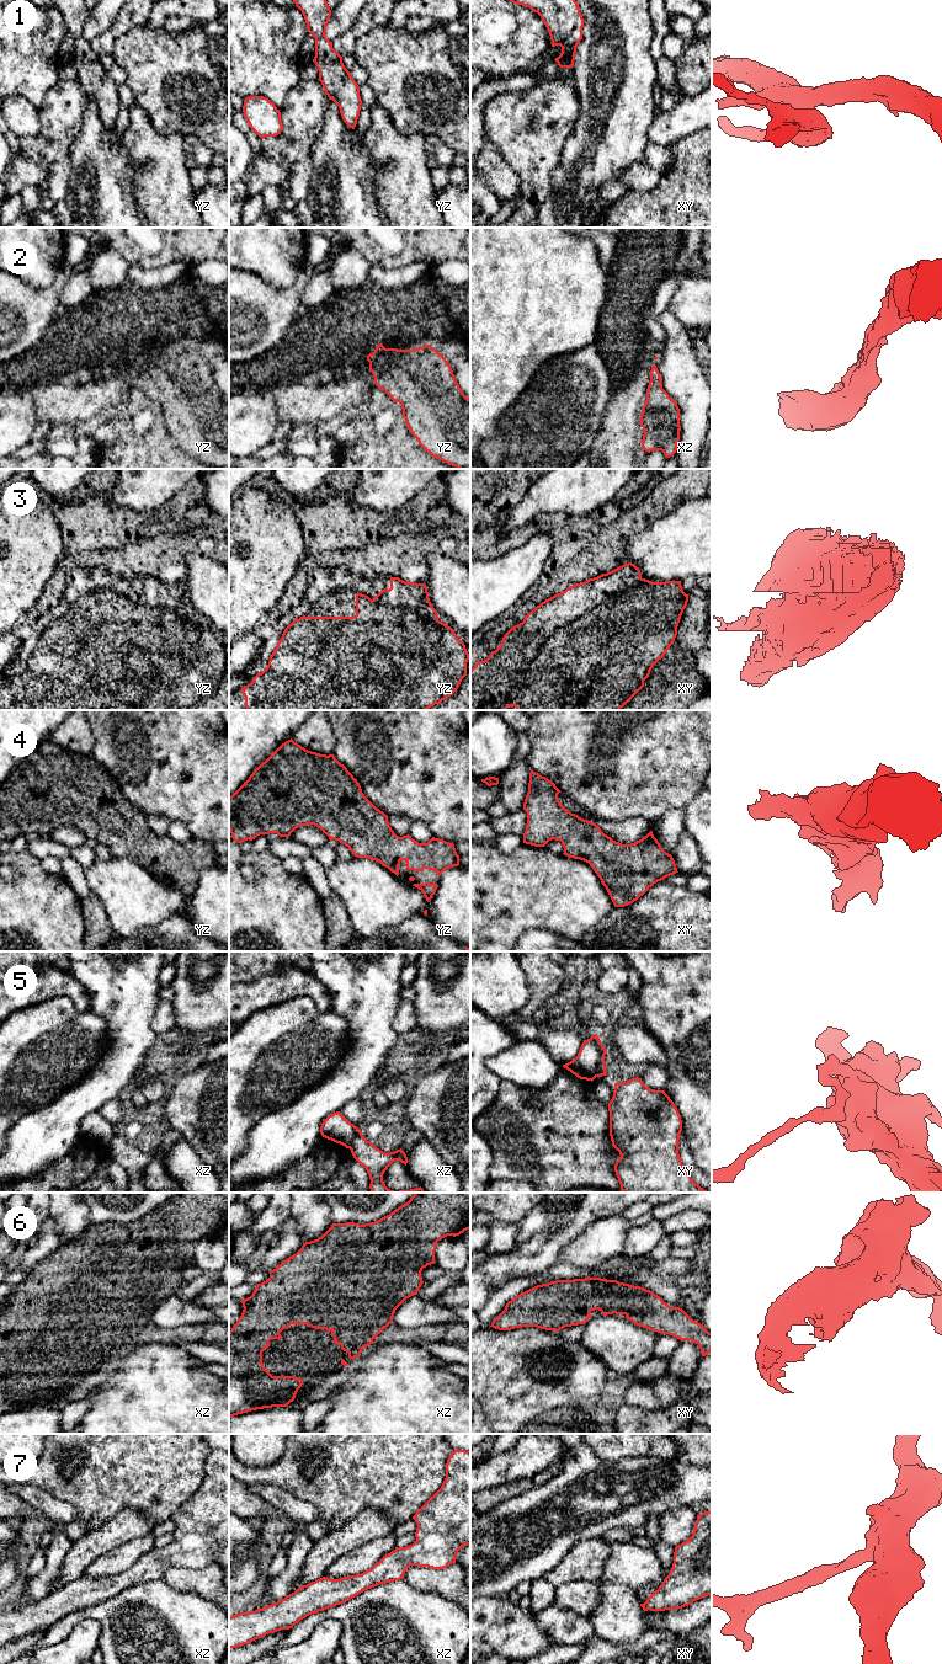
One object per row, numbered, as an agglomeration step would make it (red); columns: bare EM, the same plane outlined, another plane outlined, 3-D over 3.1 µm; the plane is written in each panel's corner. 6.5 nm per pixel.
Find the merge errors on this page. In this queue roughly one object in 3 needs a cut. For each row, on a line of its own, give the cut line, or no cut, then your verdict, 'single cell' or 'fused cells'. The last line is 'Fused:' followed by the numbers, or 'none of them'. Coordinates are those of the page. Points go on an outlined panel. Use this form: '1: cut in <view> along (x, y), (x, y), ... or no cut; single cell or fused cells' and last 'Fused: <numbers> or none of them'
1: no cut; single cell
2: no cut; single cell
3: cut in xy along (640, 577), (622, 593), (558, 628), (526, 665), (499, 709); fused cells
4: no cut; single cell
5: cut in xy along (603, 1059), (597, 1066), (595, 1076); fused cells
6: no cut; single cell
7: no cut; single cell
Fused: 3, 5

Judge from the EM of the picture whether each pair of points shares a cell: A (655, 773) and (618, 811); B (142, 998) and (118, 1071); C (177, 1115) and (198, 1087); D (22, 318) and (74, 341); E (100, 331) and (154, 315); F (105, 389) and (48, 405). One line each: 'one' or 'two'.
A: one
B: one
C: one
D: two
E: one
F: one

